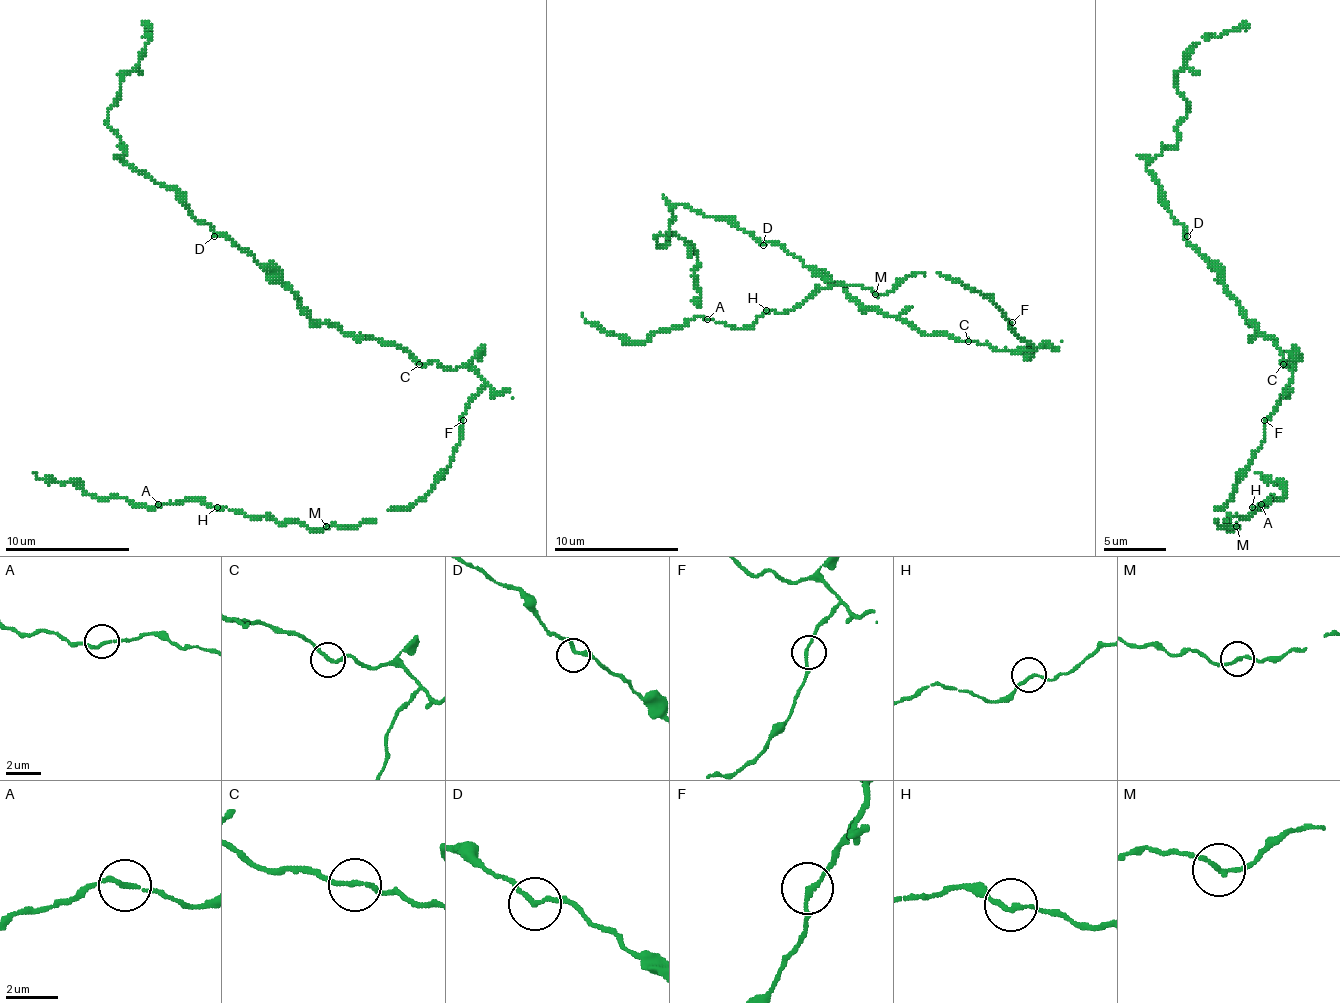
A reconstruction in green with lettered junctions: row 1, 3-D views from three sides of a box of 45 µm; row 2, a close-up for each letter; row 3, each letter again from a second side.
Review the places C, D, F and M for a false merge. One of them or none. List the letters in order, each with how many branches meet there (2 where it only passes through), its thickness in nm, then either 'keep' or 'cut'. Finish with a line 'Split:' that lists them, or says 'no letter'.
C: 2 | 170 nm | keep
D: 2 | 180 nm | keep
F: 2 | 160 nm | keep
M: 2 | 170 nm | keep
Split: no letter

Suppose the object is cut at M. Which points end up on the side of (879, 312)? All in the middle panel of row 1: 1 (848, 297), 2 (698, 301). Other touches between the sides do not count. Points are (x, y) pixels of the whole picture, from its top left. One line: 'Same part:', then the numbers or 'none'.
Same part: 1, 2

